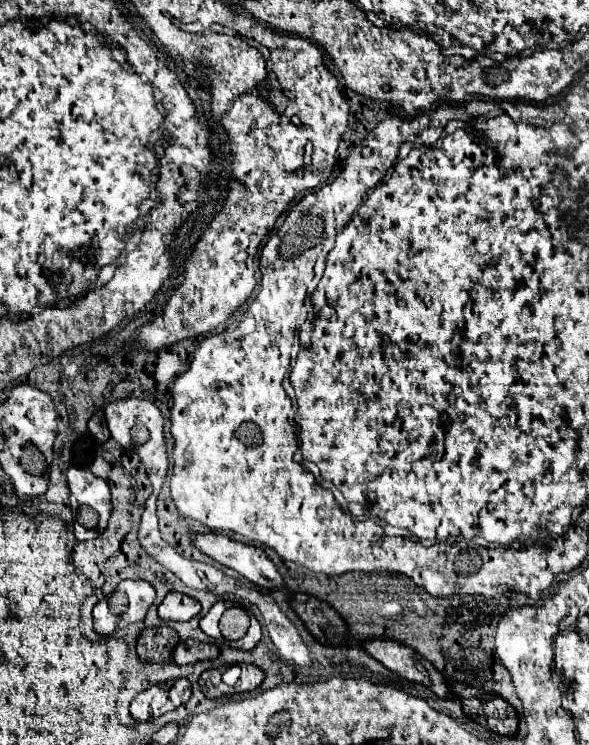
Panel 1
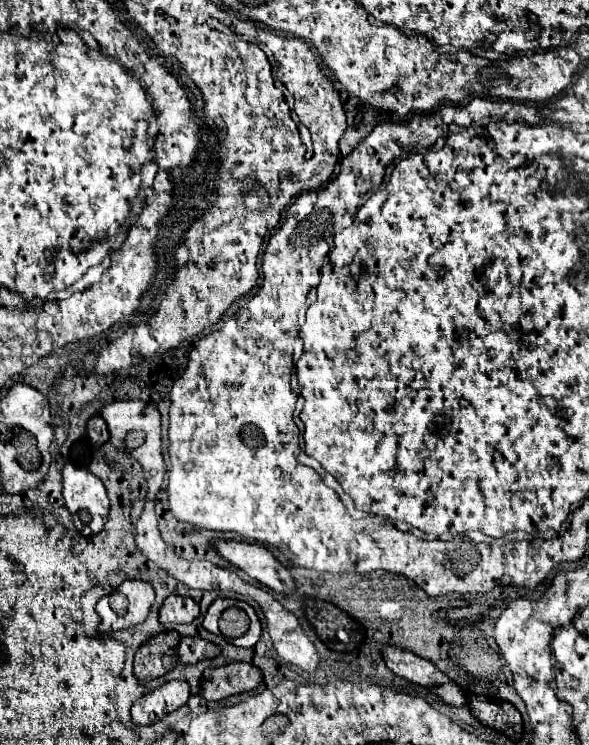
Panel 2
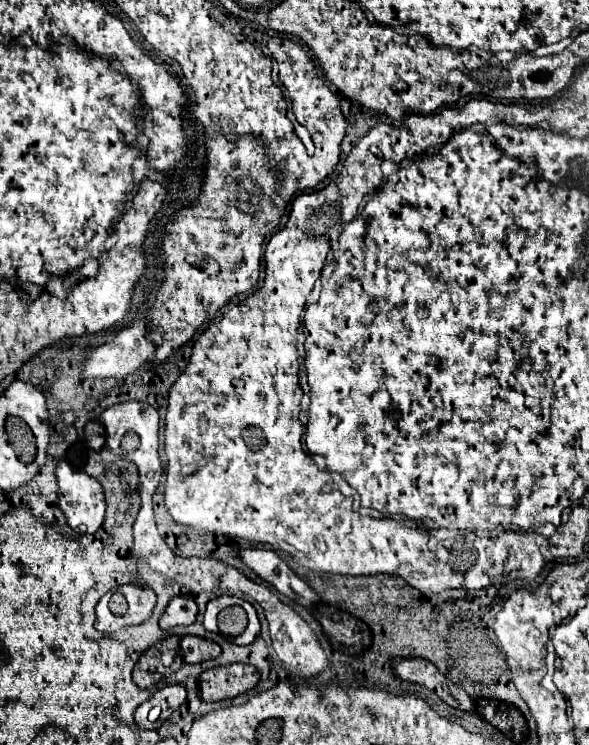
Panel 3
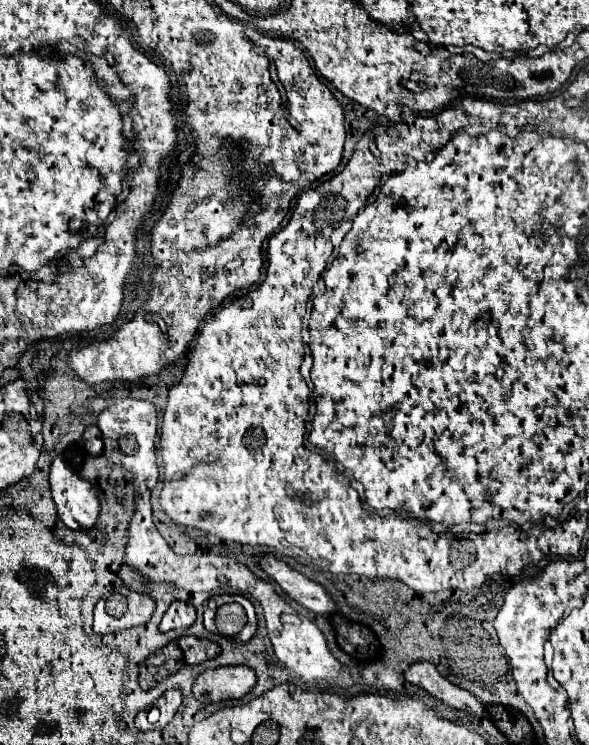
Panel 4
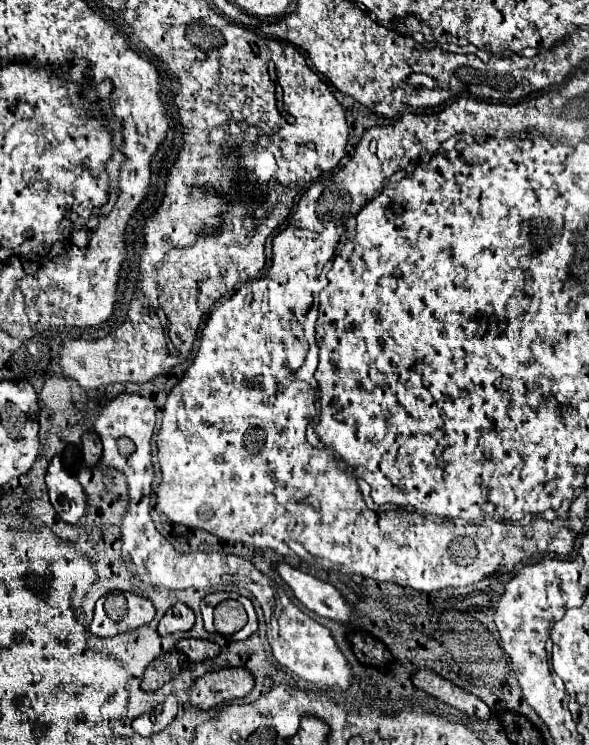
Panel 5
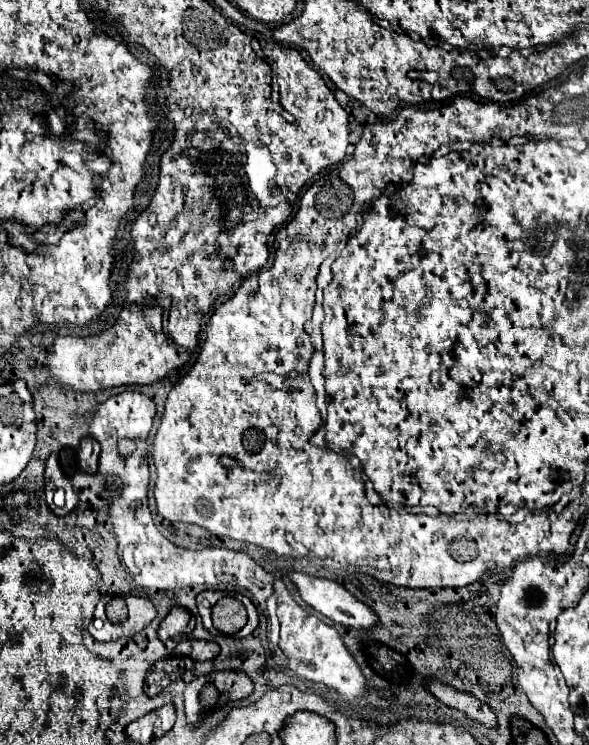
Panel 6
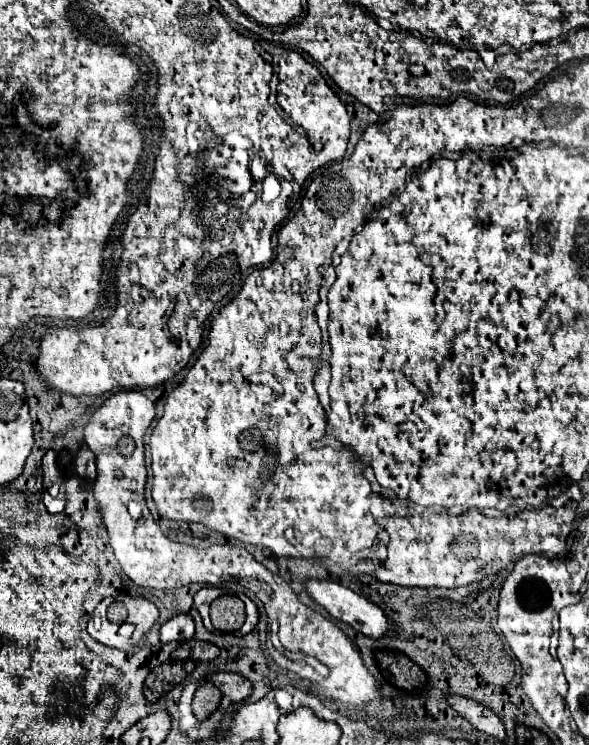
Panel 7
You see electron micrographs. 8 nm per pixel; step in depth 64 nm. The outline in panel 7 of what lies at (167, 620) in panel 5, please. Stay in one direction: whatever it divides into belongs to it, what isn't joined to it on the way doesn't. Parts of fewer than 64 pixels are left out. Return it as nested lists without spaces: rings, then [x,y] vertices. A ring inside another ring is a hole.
[[[178,614],[160,628],[160,640],[166,642],[184,642],[194,638],[194,620],[188,614]]]

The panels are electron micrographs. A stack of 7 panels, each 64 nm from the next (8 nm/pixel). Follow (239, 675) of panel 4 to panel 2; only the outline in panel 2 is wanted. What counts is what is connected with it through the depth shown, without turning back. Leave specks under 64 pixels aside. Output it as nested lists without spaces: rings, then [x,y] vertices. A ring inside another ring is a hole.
[[[234,662],[220,668],[206,668],[202,674],[202,696],[206,700],[224,700],[234,694],[254,690],[260,682],[260,668],[246,662]]]

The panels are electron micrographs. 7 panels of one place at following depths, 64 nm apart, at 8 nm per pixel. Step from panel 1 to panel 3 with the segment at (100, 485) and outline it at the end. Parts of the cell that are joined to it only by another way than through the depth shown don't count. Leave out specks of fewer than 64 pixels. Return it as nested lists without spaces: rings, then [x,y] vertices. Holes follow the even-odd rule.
[[[64,460],[56,466],[56,478],[60,510],[64,512],[68,526],[76,532],[96,532],[104,520],[106,510],[104,490],[100,482],[88,476],[86,472],[72,470]]]

